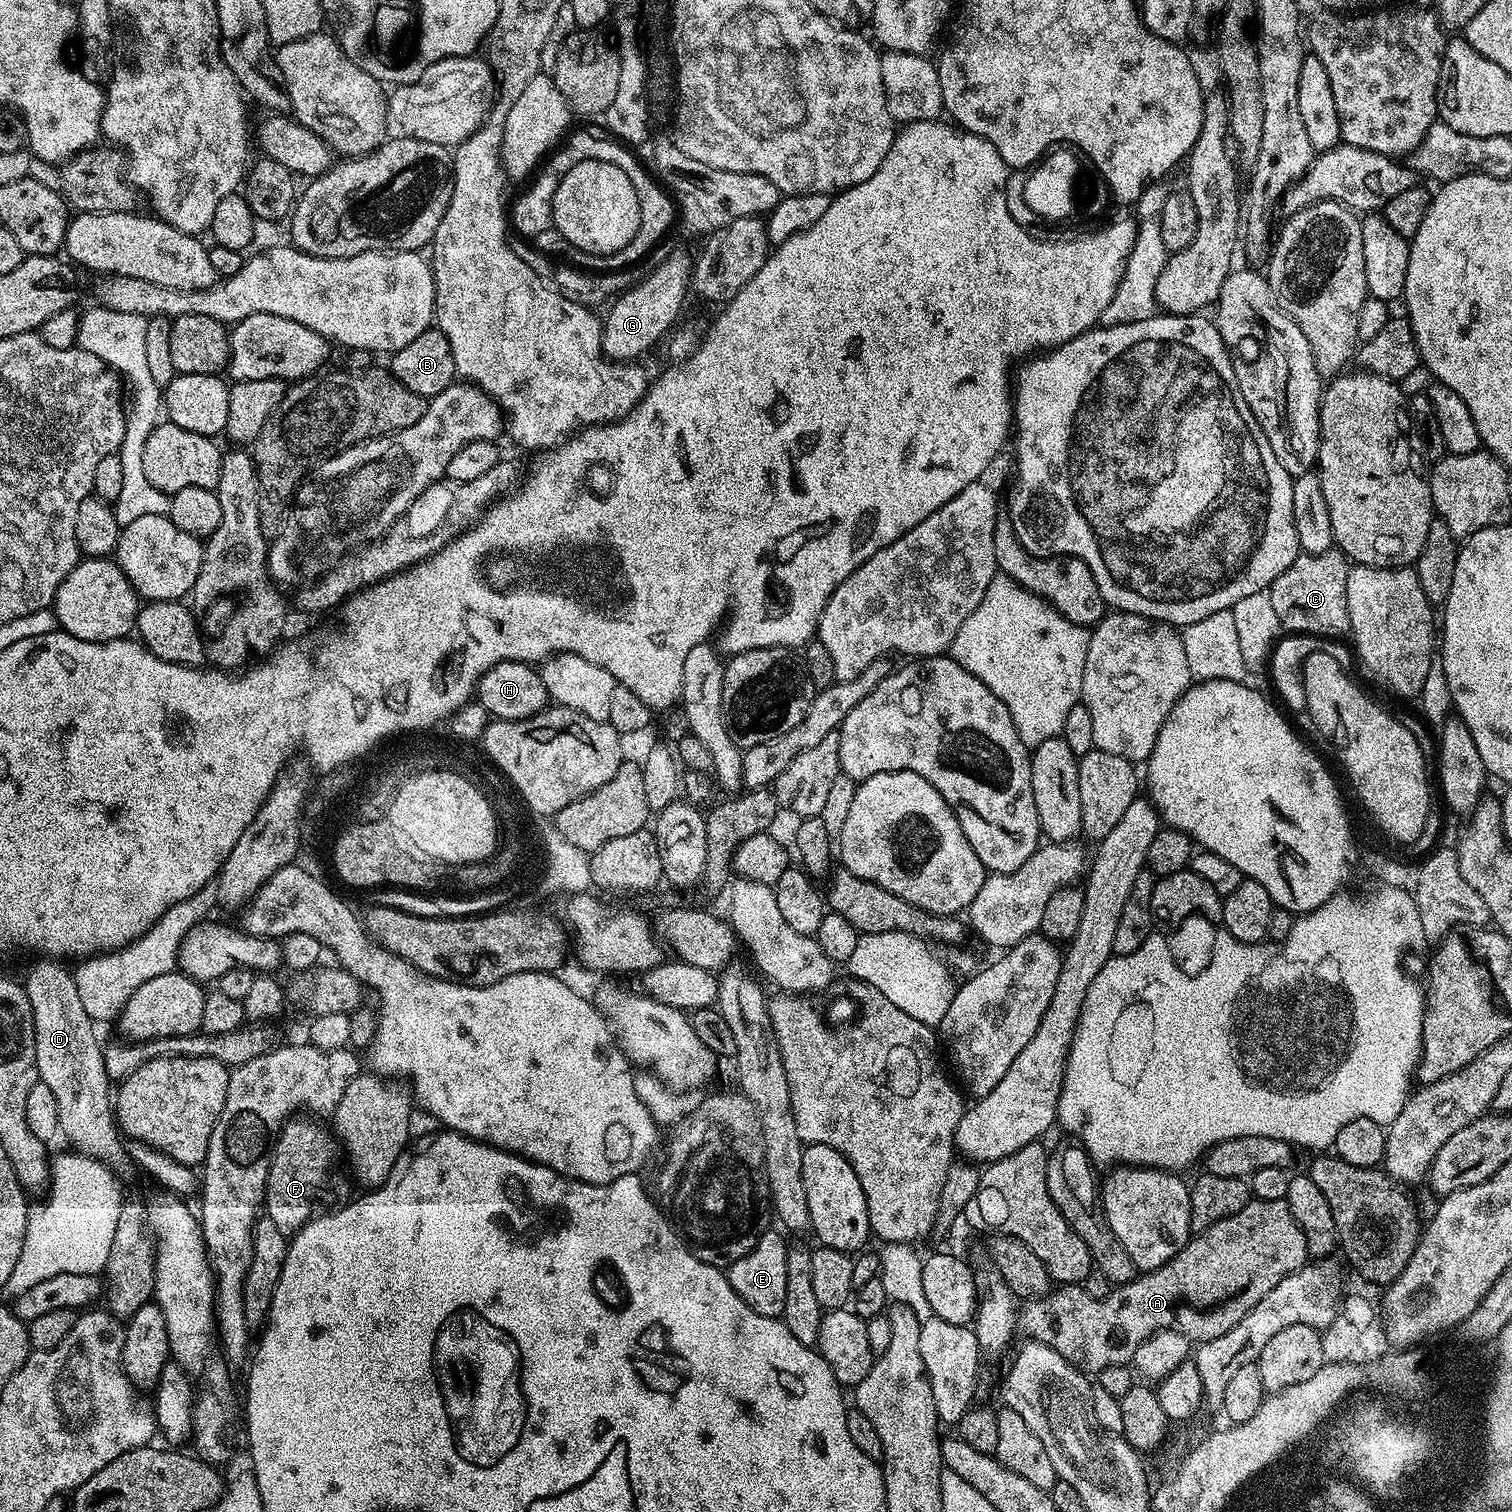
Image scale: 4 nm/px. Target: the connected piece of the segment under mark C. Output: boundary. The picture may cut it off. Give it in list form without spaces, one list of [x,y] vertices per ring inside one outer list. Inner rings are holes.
[[[1339,550],[1313,556],[1297,556],[1293,564],[1282,570],[1282,574],[1274,578],[1271,588],[1267,589],[1281,629],[1288,634],[1321,638],[1347,637],[1352,630],[1350,610],[1346,606],[1346,578],[1349,567],[1348,557]]]

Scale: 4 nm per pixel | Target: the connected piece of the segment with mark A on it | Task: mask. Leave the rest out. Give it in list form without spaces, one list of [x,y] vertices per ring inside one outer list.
[[[1252,1198],[1242,1210],[1238,1210],[1238,1214],[1222,1218],[1222,1222],[1214,1222],[1214,1226],[1195,1233],[1184,1249],[1161,1268],[1137,1275],[1129,1284],[1113,1287],[1106,1298],[1090,1298],[1080,1284],[1065,1284],[1053,1287],[1045,1296],[1027,1301],[1019,1309],[1018,1328],[1021,1333],[1025,1332],[1028,1340],[1050,1345],[1079,1371],[1099,1374],[1106,1366],[1128,1364],[1134,1350],[1138,1350],[1138,1346],[1155,1332],[1177,1332],[1192,1342],[1213,1340],[1226,1334],[1226,1330],[1242,1322],[1244,1315],[1258,1306],[1258,1302],[1282,1282],[1282,1278],[1297,1272],[1309,1260],[1306,1236],[1290,1214],[1288,1201],[1266,1202]]]

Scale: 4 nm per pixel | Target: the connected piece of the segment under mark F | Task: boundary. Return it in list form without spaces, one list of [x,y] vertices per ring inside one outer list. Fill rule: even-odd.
[[[292,1118],[280,1130],[276,1142],[272,1146],[271,1156],[268,1161],[268,1177],[266,1178],[266,1190],[264,1191],[263,1211],[267,1219],[282,1230],[286,1237],[293,1237],[296,1231],[306,1226],[325,1207],[324,1195],[328,1192],[328,1171],[332,1168],[332,1151],[337,1151],[338,1144],[333,1133],[327,1127],[315,1124],[312,1118]]]

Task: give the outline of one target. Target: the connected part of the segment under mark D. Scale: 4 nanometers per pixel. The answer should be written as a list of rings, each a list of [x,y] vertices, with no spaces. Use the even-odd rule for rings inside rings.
[[[52,958],[37,961],[22,983],[34,1014],[34,1058],[38,1062],[39,1083],[50,1086],[58,1101],[60,1132],[72,1143],[69,1145],[84,1156],[93,1156],[120,1170],[130,1159],[116,1123],[114,1092],[106,1074],[104,1048],[96,1037],[93,1013],[82,1007],[76,977],[60,965],[63,963]]]

